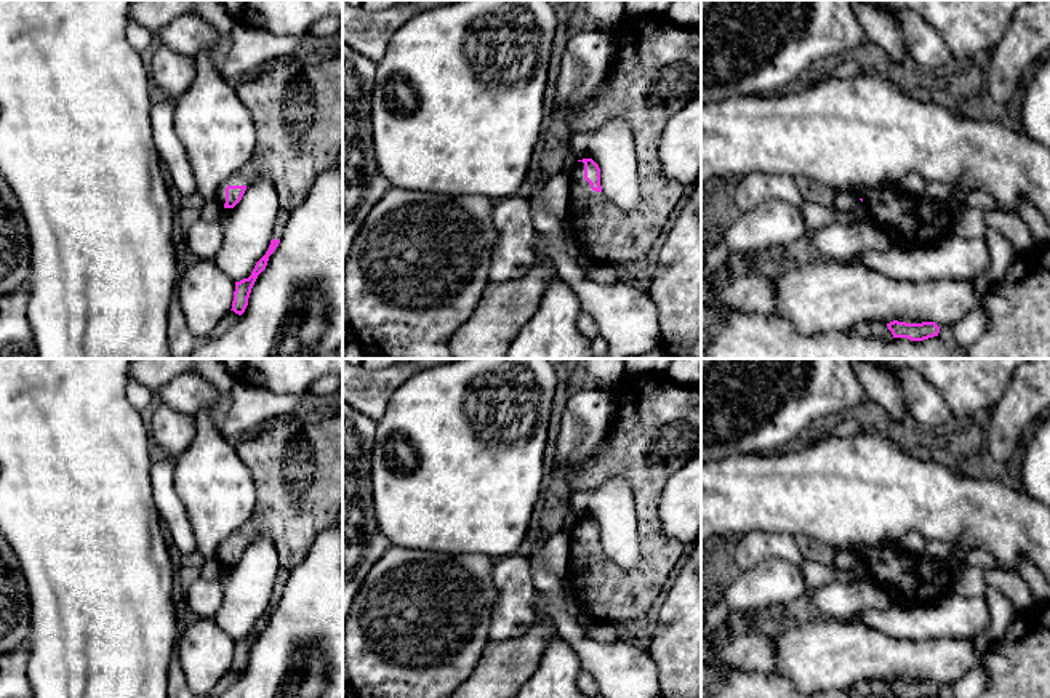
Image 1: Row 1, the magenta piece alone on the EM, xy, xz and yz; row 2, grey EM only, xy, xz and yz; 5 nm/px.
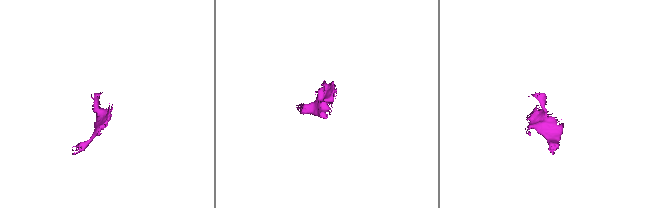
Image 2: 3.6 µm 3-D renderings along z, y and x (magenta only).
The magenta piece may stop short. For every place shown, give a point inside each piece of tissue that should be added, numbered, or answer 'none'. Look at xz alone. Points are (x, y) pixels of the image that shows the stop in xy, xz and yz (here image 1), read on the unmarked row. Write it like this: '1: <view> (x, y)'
1: xz (655, 431)

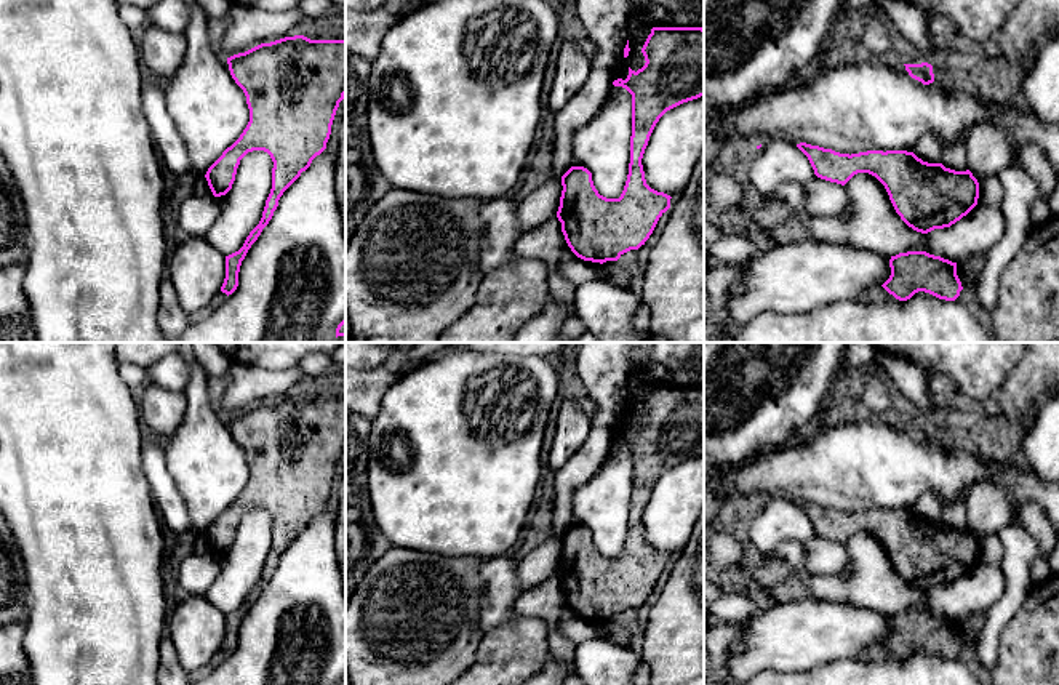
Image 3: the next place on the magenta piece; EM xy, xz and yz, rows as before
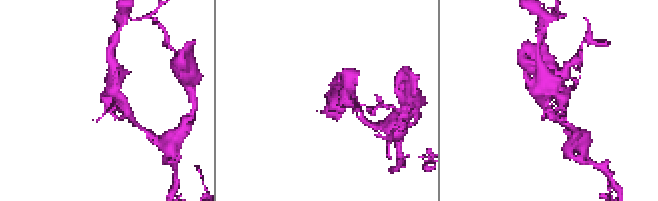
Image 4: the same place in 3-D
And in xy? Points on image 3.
none

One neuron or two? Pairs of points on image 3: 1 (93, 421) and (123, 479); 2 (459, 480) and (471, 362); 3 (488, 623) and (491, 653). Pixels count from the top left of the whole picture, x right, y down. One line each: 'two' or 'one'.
1: one
2: one
3: two

